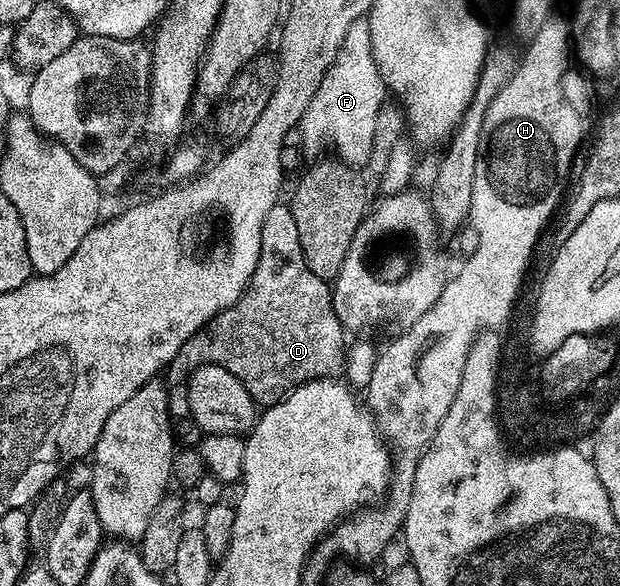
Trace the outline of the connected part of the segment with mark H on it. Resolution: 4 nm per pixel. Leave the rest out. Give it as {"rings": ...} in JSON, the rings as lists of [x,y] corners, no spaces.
{"rings":[[[553,16],[545,20],[545,24],[541,24],[540,30],[537,31],[537,36],[529,39],[526,43],[527,51],[522,51],[521,61],[513,76],[507,81],[505,88],[501,88],[501,92],[493,96],[493,104],[489,104],[489,112],[485,112],[483,143],[479,145],[477,176],[473,176],[473,196],[469,215],[469,225],[477,232],[476,252],[462,259],[463,267],[456,274],[454,271],[448,277],[447,283],[443,285],[441,296],[433,304],[433,308],[429,308],[429,312],[425,312],[421,320],[406,327],[400,333],[403,334],[400,338],[393,339],[384,350],[382,348],[378,351],[372,378],[365,387],[366,409],[380,435],[385,439],[393,459],[391,480],[387,487],[385,501],[382,503],[384,506],[379,510],[379,518],[351,516],[340,521],[327,537],[317,543],[313,551],[314,561],[316,558],[317,561],[323,562],[336,554],[339,560],[346,560],[348,563],[367,568],[370,567],[370,562],[375,562],[382,556],[383,549],[394,538],[396,541],[397,535],[403,529],[405,516],[409,512],[409,496],[413,496],[413,480],[417,472],[417,464],[425,448],[433,440],[441,420],[445,420],[445,412],[449,412],[457,396],[461,372],[465,368],[465,356],[469,356],[469,348],[473,340],[481,333],[498,331],[500,329],[498,326],[512,317],[512,311],[517,306],[515,297],[519,294],[523,273],[531,262],[531,253],[533,255],[536,253],[537,243],[564,197],[565,187],[573,170],[572,162],[585,138],[583,118],[574,110],[576,107],[565,100],[565,93],[562,90],[562,77],[573,62],[573,39],[568,19],[559,17]]]}

